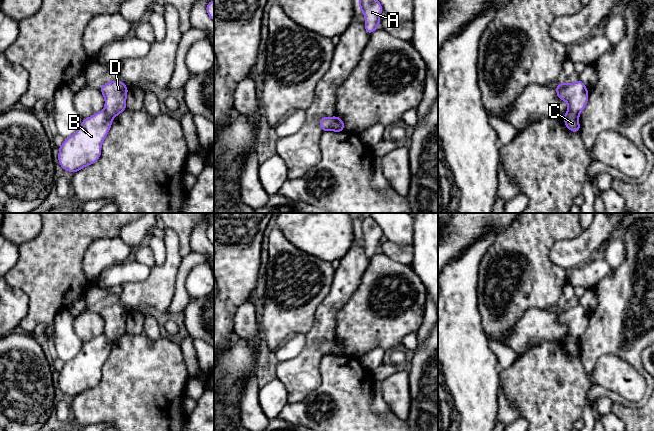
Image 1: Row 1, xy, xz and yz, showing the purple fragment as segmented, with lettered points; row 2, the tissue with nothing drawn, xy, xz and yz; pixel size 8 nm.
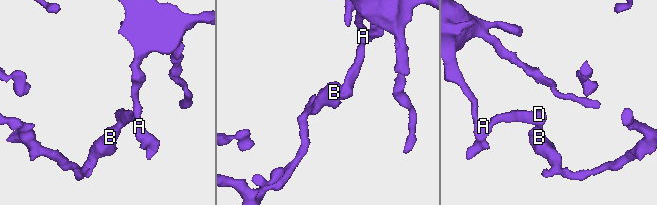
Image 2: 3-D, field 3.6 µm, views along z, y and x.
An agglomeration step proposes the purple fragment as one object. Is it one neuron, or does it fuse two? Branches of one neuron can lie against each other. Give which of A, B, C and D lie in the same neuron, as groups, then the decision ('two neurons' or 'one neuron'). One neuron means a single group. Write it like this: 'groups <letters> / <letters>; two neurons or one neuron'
groups A D / B C; two neurons

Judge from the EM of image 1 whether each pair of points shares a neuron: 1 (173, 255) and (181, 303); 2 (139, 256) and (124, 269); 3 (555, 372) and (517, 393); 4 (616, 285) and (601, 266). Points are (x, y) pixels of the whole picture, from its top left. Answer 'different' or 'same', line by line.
1: different
2: different
3: same
4: different

